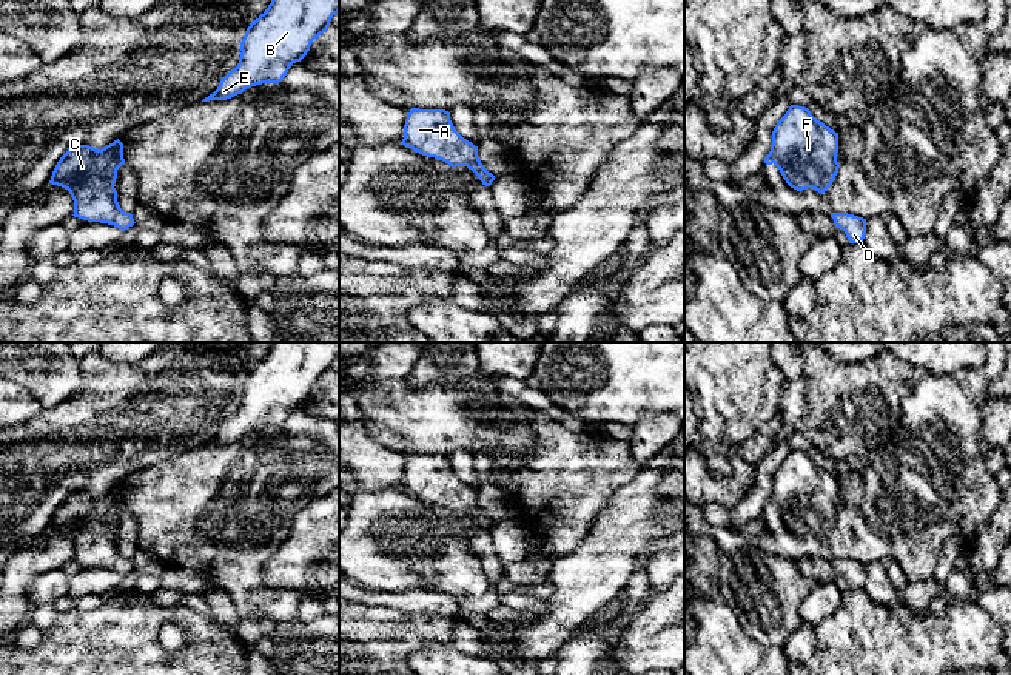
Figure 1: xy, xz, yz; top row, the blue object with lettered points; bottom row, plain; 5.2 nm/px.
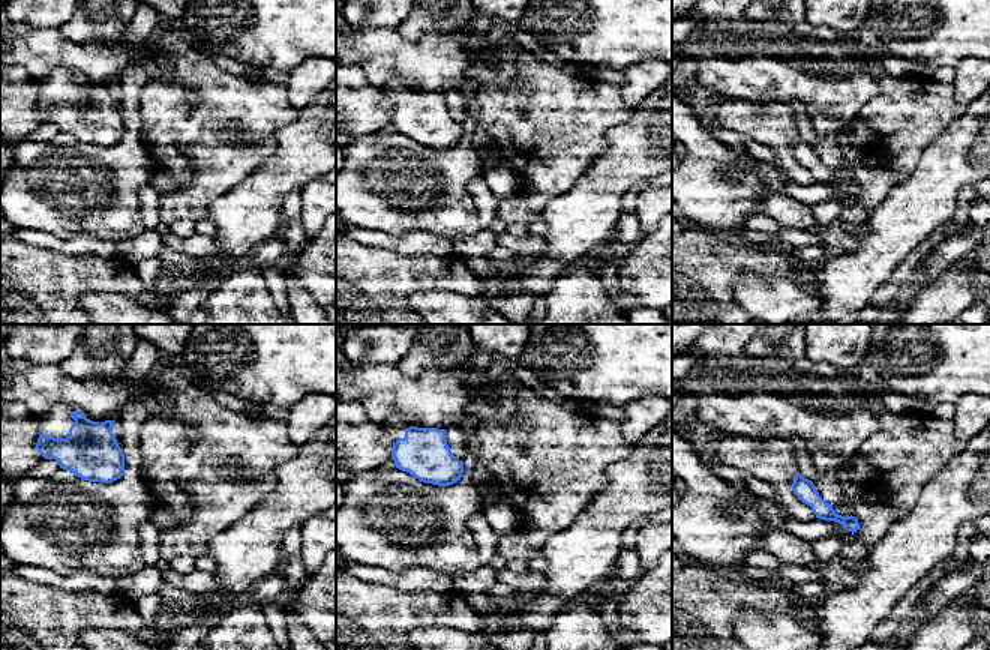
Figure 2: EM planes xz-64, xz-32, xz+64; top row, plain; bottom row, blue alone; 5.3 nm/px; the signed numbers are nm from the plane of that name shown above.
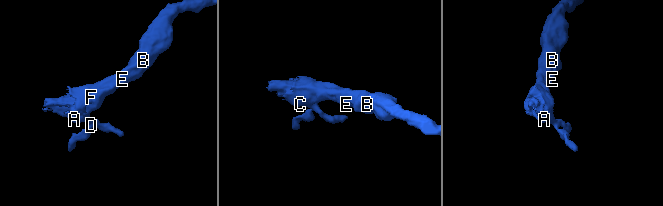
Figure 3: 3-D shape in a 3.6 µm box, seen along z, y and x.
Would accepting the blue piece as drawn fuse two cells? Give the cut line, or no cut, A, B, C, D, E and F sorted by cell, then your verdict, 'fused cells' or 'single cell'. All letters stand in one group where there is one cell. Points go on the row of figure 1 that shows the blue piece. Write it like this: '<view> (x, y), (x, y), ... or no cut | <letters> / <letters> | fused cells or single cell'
no cut | A B C D E F | single cell

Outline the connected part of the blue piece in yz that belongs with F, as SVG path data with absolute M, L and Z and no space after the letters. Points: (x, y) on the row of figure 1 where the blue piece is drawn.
M791 105L772 131L766 165L775 165L797 190L828 191L835 180L838 133L817 120L804 106Z

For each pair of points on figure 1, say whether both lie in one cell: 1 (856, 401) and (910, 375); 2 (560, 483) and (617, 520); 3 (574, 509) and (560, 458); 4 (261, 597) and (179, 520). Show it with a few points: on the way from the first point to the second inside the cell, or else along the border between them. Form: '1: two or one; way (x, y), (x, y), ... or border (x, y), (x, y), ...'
1: one; way (869, 393), (882, 384), (896, 381)
2: two; border (612, 495), (583, 540)
3: one; way (564, 497), (564, 470)
4: one; way (241, 584), (198, 541)

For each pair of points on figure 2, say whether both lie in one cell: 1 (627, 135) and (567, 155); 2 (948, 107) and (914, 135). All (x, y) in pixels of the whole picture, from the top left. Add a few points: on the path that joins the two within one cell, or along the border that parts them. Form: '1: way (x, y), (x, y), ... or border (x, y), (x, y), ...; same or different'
1: border (630, 114), (608, 131), (606, 147), (585, 168); different
2: way (939, 110), (923, 126); same

